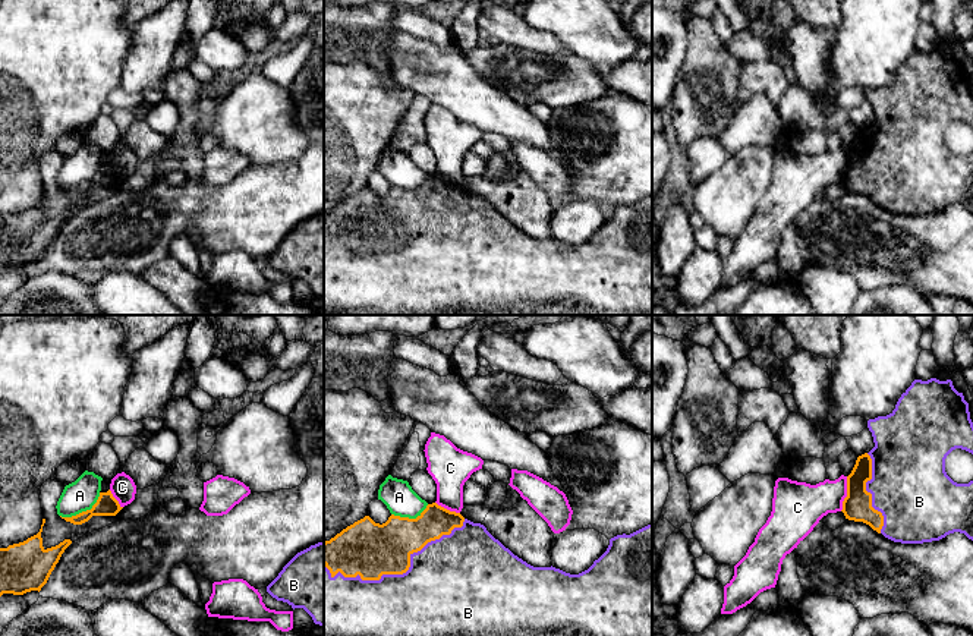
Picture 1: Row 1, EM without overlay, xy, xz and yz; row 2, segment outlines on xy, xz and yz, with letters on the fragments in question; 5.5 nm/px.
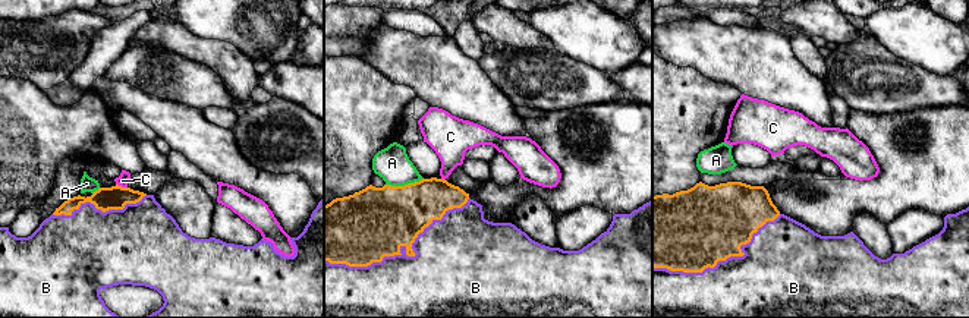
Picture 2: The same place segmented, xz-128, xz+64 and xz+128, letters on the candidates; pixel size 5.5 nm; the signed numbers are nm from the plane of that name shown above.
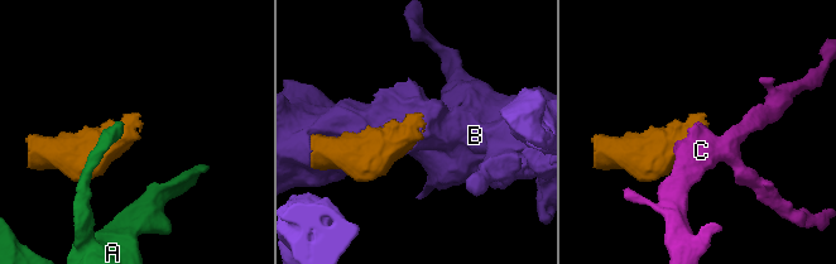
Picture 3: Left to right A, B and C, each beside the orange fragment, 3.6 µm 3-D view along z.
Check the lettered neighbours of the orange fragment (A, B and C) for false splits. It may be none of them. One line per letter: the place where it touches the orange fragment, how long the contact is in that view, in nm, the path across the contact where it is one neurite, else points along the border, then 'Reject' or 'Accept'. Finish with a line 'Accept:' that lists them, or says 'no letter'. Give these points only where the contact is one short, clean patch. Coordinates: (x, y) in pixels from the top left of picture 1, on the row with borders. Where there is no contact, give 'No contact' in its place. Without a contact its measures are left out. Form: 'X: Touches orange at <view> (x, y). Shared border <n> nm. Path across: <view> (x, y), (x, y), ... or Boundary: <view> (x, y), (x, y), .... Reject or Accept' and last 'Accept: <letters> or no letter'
A: Touches orange at xy (82, 512). Shared border 260 nm. Reject
B: Touches orange at xz (400, 573). Shared border 800 nm. Accept
C: Touches orange at yz (847, 494). Shared border 200 nm. Boundary: yz (847, 476), (847, 496), (840, 510). Reject
Accept: B

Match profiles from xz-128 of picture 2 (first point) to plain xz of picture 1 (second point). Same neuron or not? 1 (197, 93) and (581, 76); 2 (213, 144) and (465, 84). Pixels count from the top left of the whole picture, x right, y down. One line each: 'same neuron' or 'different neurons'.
1: same neuron
2: same neuron

